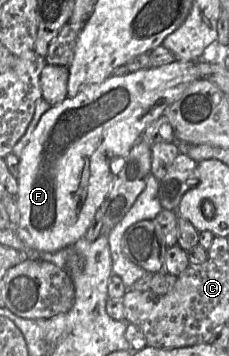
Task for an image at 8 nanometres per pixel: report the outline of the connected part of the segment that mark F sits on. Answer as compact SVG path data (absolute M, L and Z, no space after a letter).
M174 60L157 68L148 67L125 75L112 74L100 84L84 87L76 96L66 97L43 114L19 157L19 222L16 230L27 246L38 251L55 252L85 235L133 144L150 123L163 115L166 108L200 78L197 62Z

